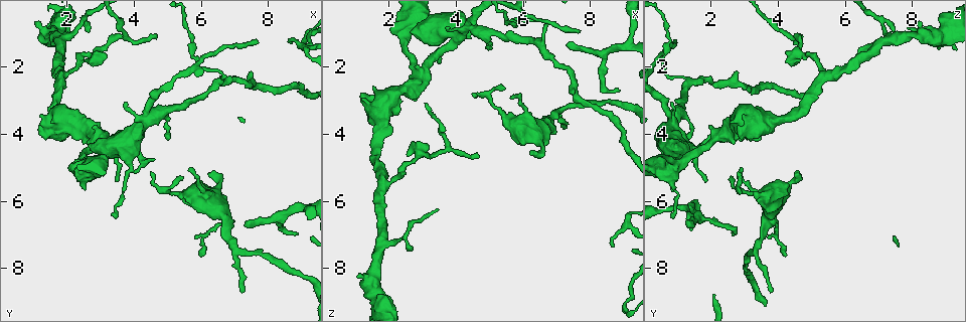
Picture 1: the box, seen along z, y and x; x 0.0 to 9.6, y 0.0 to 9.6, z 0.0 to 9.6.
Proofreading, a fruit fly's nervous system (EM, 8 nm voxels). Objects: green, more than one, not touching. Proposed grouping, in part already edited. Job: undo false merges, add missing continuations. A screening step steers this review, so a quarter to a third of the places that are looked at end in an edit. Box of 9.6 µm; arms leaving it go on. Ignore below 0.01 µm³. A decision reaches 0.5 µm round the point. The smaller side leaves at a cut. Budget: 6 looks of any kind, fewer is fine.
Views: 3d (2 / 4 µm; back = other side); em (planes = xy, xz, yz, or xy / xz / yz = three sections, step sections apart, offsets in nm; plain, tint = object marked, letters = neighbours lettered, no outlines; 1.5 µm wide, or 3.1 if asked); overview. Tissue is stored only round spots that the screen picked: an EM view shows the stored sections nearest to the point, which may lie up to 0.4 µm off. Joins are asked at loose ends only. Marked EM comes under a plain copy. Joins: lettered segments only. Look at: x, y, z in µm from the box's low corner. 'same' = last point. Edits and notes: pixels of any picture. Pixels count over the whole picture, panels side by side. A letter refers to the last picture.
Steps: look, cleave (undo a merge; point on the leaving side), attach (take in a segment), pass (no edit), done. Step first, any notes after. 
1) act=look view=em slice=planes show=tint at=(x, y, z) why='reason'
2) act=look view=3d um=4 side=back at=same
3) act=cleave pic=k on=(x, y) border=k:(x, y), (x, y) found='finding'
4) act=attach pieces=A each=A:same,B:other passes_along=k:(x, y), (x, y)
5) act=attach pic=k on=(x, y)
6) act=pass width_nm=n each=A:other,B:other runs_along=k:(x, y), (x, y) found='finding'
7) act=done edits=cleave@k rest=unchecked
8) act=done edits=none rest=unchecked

act=look view=em slice=xz step=8 show=tint at=(7.25, 6.65, 1.35)

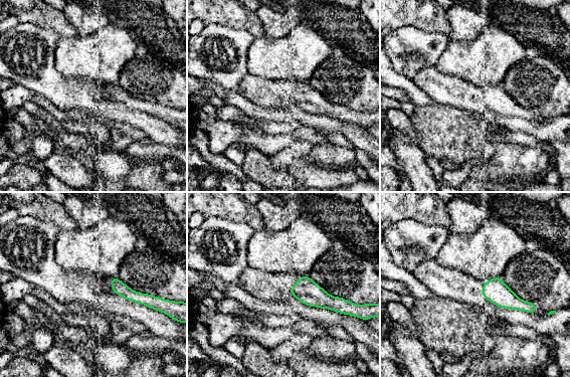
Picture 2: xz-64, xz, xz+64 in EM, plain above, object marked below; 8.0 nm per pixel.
act=look view=em slice=planes show=letters at=same why='another direction'

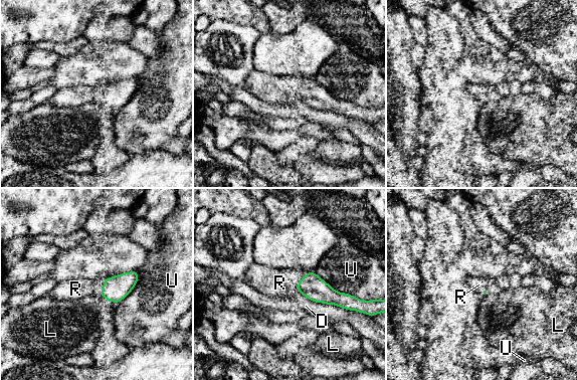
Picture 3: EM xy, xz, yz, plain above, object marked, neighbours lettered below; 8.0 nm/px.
act=attach pieces=R each=D:other,L:other,R:same,U:other found='the cell continues'

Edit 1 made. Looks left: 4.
act=look view=overview why='redraw'

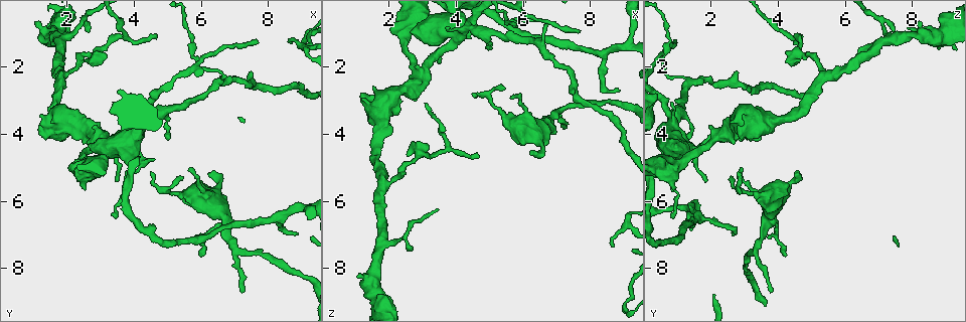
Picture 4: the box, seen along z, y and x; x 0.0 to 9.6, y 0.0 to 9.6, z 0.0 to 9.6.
act=look view=3d um=2 at=(5.95, 7.65, 4.20) why='thin end'

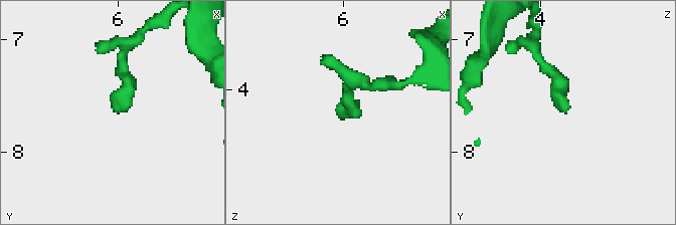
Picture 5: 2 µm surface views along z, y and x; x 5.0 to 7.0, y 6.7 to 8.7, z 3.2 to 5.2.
act=look view=em slice=planes show=letters at=(5.96, 7.60, 4.26) why='need the tissue'

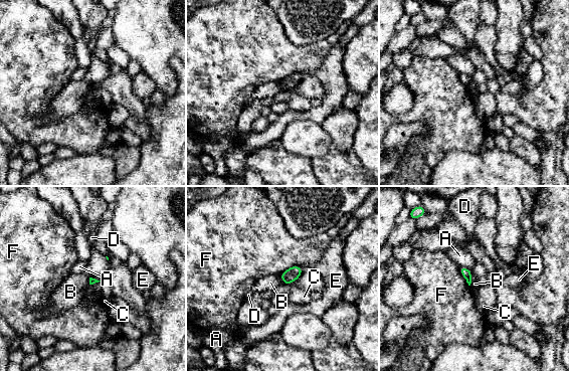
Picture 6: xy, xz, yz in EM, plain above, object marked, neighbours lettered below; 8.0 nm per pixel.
act=pass each=A:other,B:other,C:other,D:other,E:other,F:other border=6:(472, 273), (469, 286) found='none of them fits'

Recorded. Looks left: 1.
act=look view=em slice=planes show=letters at=(8.75, 1.25, 7.40) why='thin end'

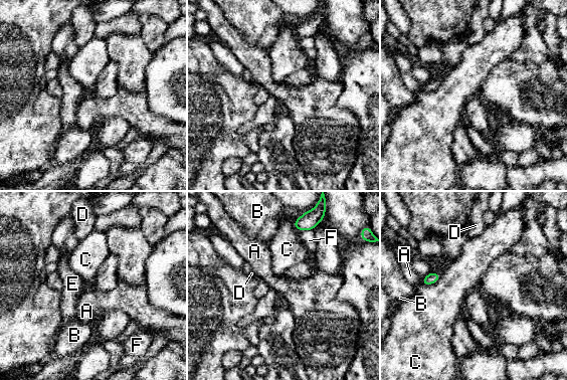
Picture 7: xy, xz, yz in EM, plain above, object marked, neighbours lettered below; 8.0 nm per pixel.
act=pass each=A:other,B:other,C:other,D:other,E:other,F:other border=7:(440, 274), (432, 283), (420, 283) found='none of them fits'

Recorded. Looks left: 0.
act=done edits=attach@3 rest=unchecked

